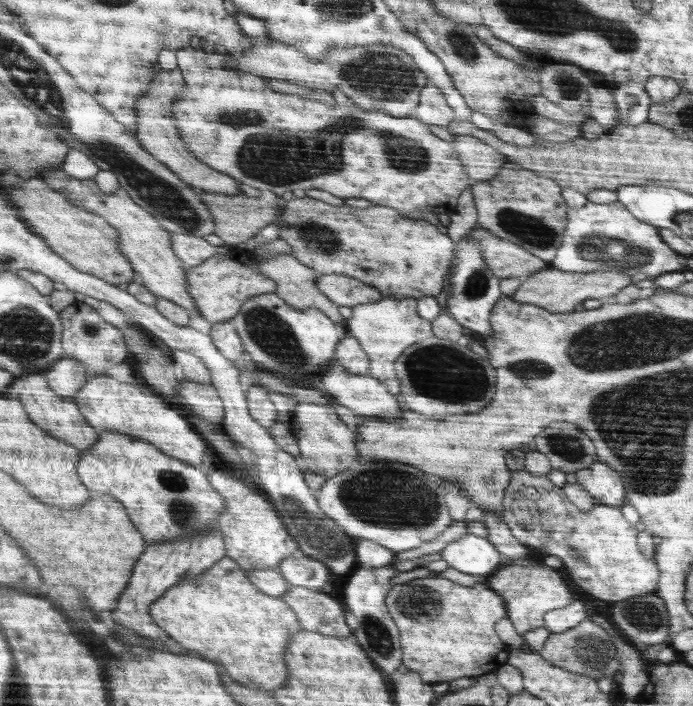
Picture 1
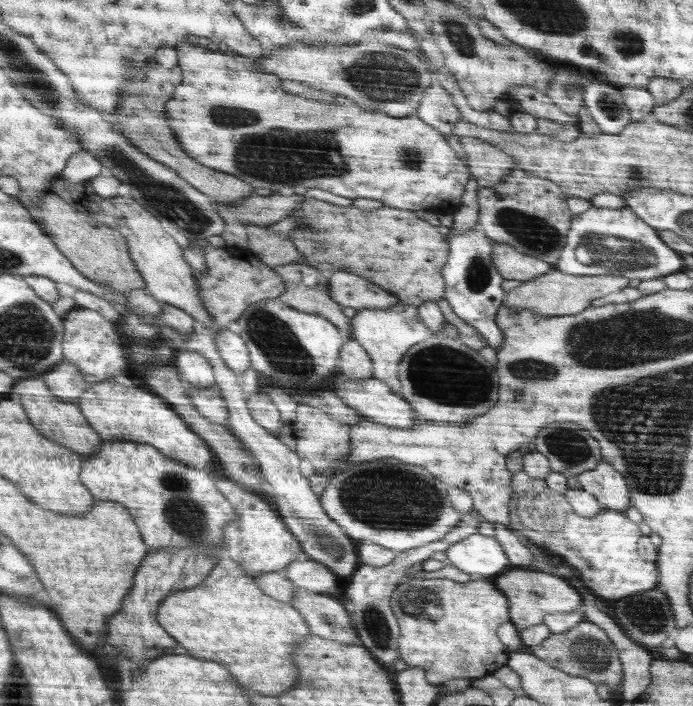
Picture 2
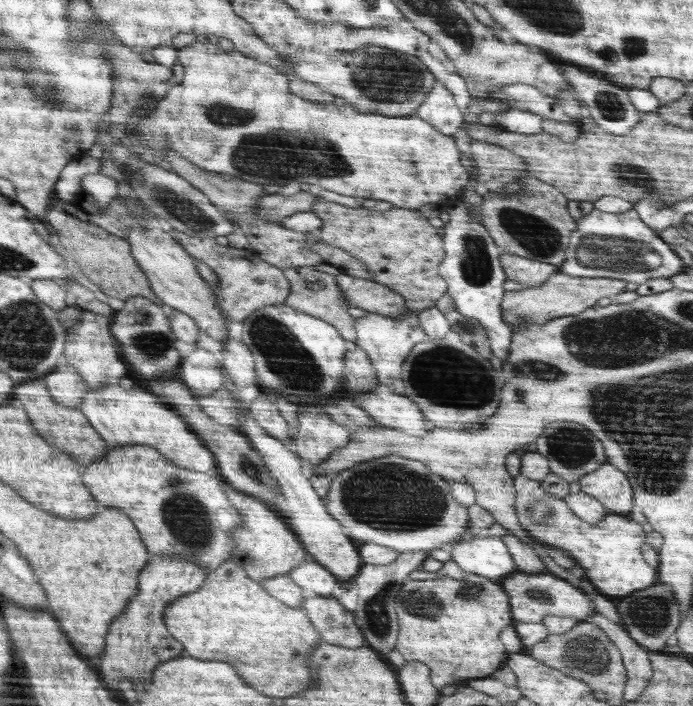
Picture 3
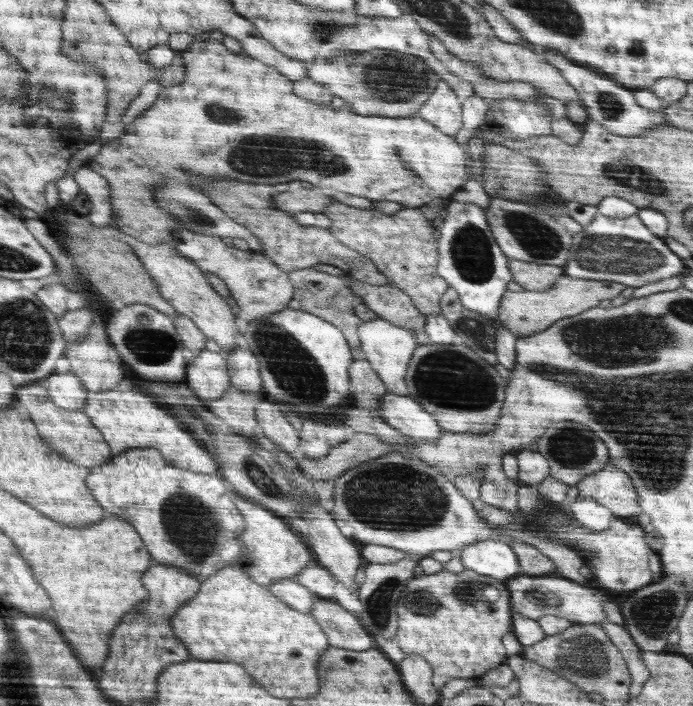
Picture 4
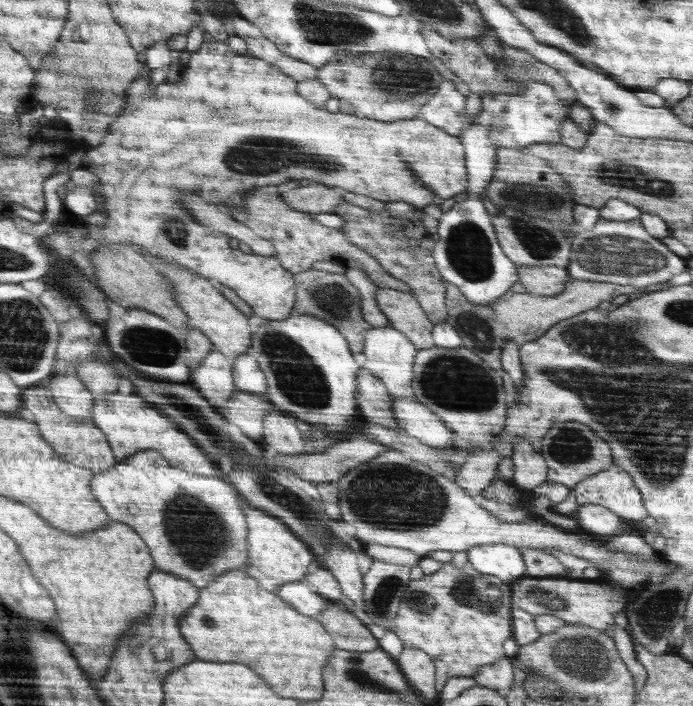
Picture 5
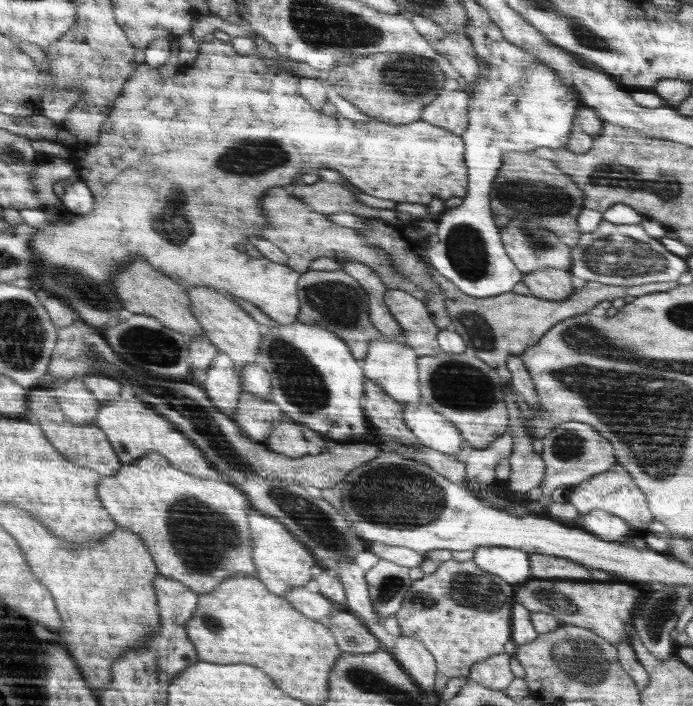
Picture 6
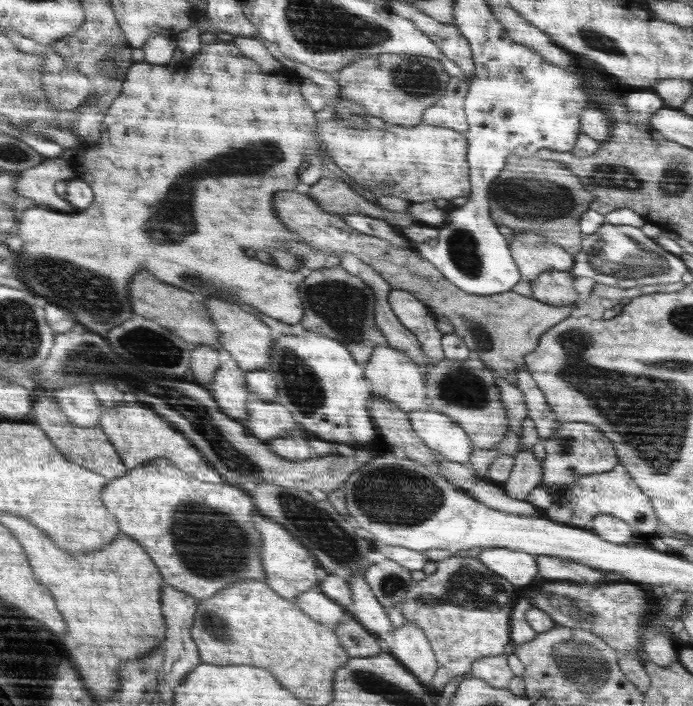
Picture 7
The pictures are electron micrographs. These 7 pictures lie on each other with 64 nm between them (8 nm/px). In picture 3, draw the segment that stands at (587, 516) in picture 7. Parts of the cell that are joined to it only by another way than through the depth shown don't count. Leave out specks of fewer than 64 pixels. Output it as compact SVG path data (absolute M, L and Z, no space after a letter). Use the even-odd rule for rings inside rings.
M608 462L599 466L594 472L581 476L578 480L580 490L584 494L589 494L599 500L610 512L621 512L621 514L630 514L635 510L634 489L632 488L630 478L615 465Z

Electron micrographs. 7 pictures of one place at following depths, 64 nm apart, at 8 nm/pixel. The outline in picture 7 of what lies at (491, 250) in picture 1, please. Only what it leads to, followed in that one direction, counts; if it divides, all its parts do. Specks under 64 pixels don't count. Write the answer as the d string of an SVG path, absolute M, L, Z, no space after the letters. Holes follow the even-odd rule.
M569 271L542 272L530 282L532 298L554 306L580 305L581 295L574 289L574 277Z

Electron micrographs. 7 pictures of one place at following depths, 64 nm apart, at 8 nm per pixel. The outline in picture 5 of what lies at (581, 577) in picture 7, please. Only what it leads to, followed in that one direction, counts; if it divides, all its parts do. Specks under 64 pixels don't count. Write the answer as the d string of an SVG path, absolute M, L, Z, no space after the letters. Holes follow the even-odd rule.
M518 547L524 559L526 576L528 577L566 577L565 567L550 553L535 549Z

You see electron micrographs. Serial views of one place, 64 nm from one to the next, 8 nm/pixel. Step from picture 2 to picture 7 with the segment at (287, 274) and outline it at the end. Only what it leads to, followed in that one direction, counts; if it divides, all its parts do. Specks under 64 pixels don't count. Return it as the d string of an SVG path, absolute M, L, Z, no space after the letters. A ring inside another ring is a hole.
M340 266L332 268L321 268L311 272L305 272L305 279L299 286L299 296L302 298L304 314L299 323L302 328L315 333L322 333L324 336L332 337L344 344L355 357L357 361L365 365L365 362L371 357L376 345L388 345L386 337L378 330L374 318L374 293L361 278L350 274Z

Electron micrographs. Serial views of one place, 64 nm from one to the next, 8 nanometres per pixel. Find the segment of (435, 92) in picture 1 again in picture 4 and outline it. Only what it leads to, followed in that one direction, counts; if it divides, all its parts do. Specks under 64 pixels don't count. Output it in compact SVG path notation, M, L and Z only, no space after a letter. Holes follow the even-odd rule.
M440 80L440 88L435 89L436 96L432 96L432 100L428 100L424 108L420 107L420 112L414 116L426 119L448 135L456 135L462 128L463 100L447 82L442 80Z

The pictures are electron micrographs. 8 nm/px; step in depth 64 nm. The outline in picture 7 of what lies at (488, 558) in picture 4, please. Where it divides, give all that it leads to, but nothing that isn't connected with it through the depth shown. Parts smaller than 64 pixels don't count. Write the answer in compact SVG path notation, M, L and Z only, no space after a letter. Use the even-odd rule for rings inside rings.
M504 547L483 548L477 559L516 586L529 586L537 575L535 555Z

